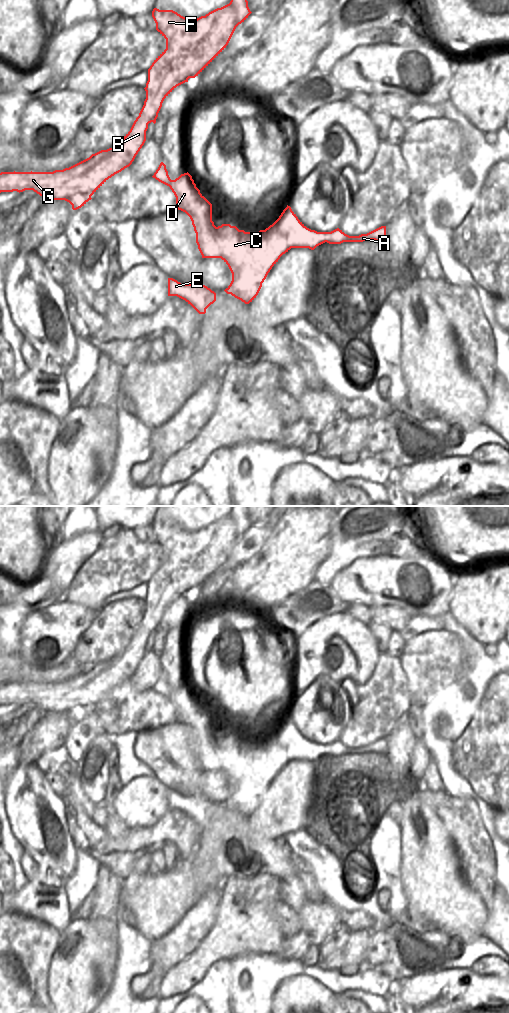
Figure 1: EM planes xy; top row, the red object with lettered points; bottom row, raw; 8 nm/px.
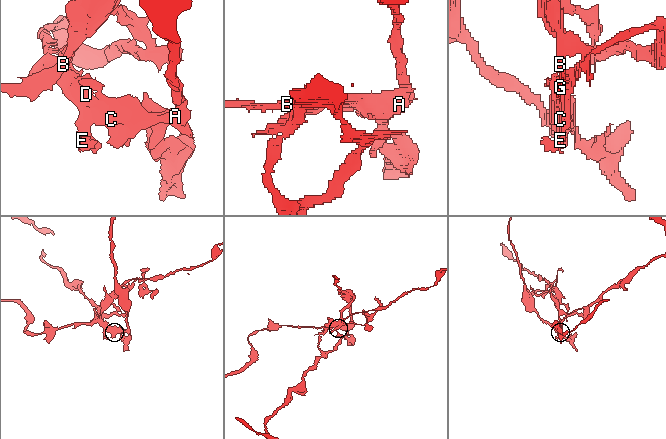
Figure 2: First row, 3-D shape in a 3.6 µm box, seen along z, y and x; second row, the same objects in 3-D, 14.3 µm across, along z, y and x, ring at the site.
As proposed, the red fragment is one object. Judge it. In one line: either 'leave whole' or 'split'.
split

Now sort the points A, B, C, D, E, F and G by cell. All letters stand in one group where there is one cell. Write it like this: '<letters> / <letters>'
A C D E F / B G

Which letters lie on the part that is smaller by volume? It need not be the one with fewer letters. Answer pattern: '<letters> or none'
B, G

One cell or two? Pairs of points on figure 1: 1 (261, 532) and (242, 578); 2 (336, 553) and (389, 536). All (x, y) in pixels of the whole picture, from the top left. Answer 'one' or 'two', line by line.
1: two
2: one

